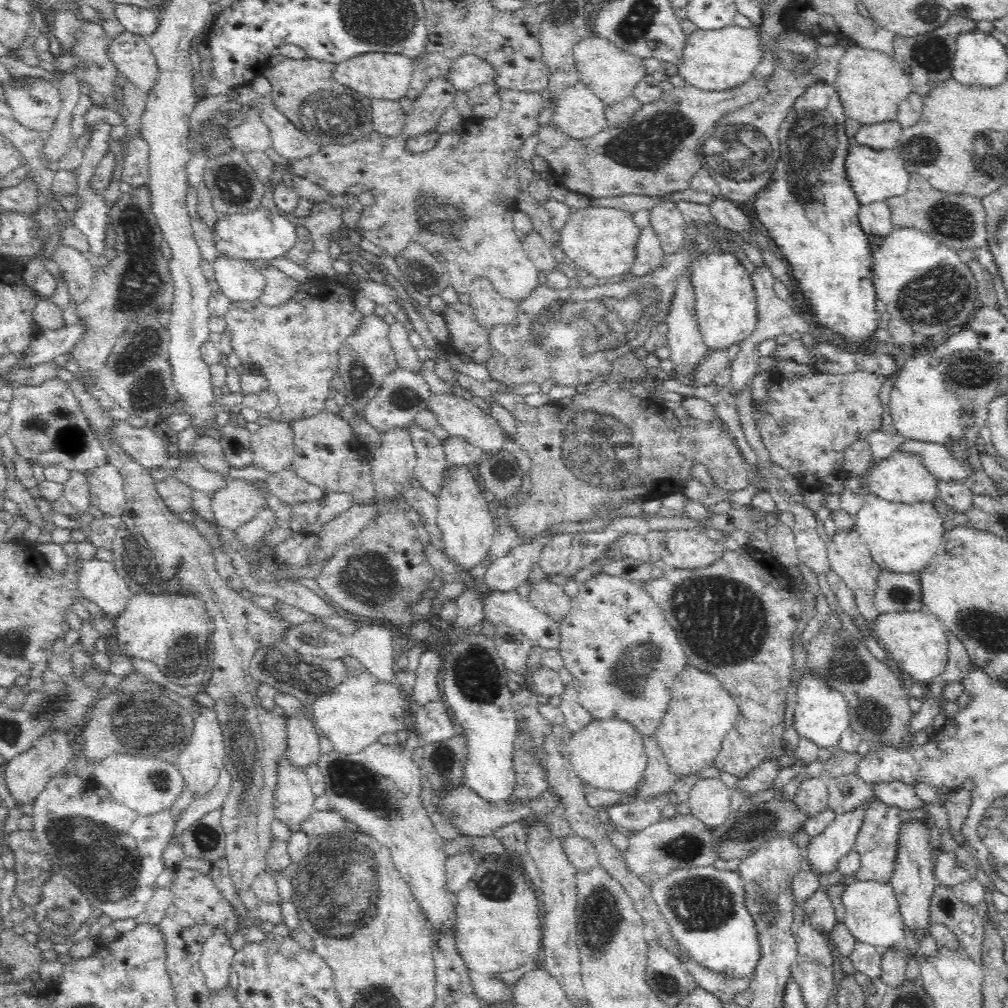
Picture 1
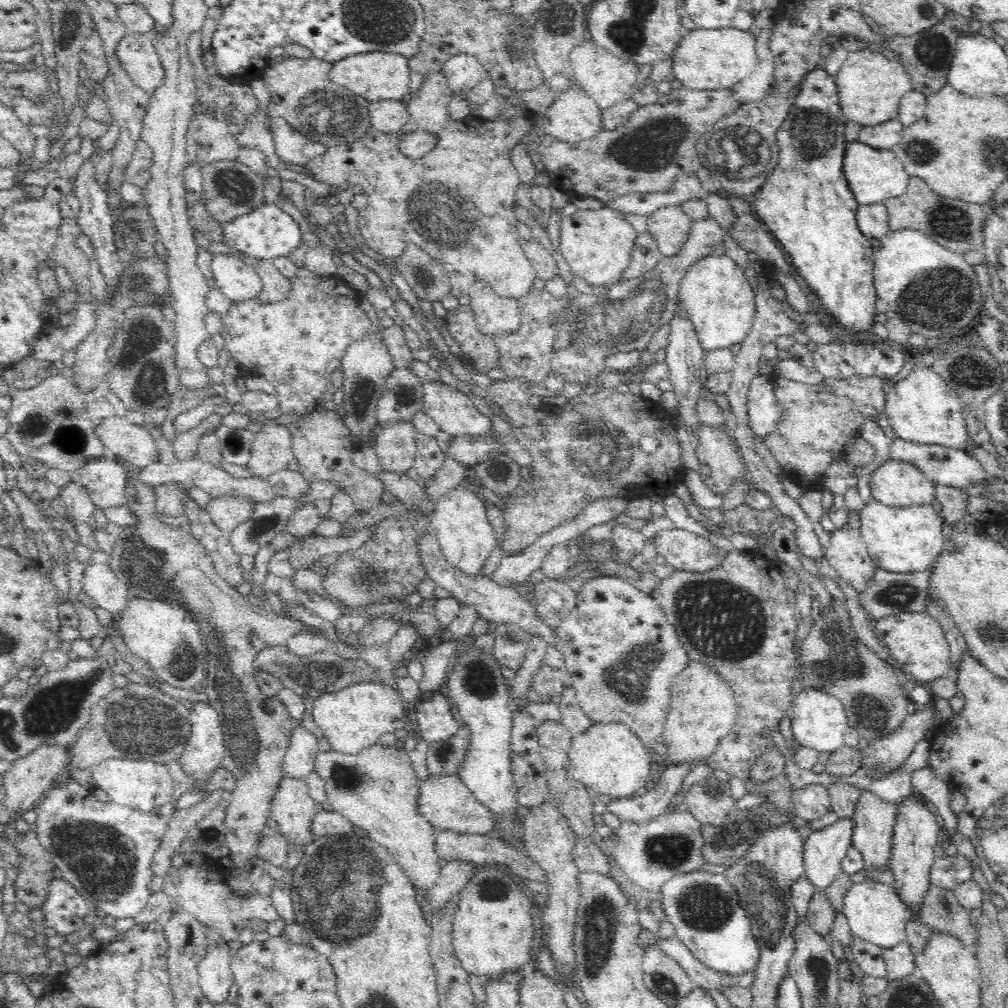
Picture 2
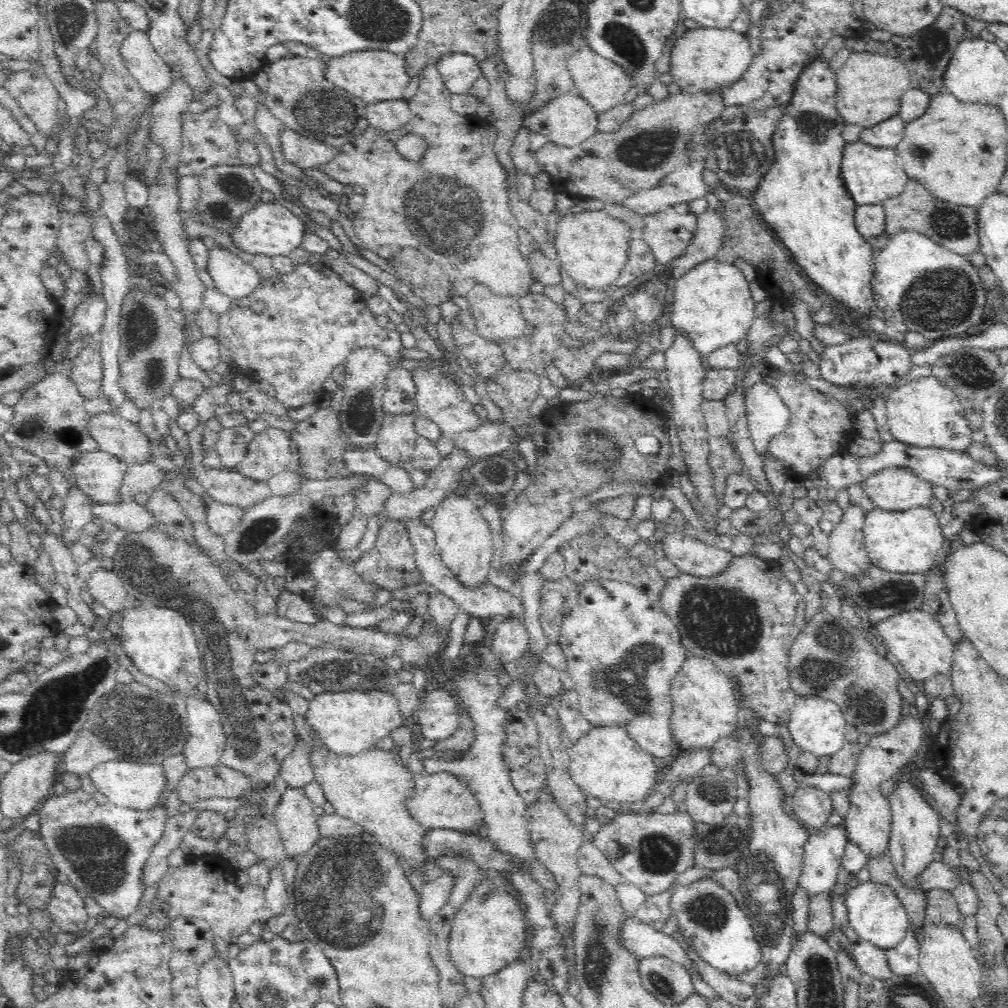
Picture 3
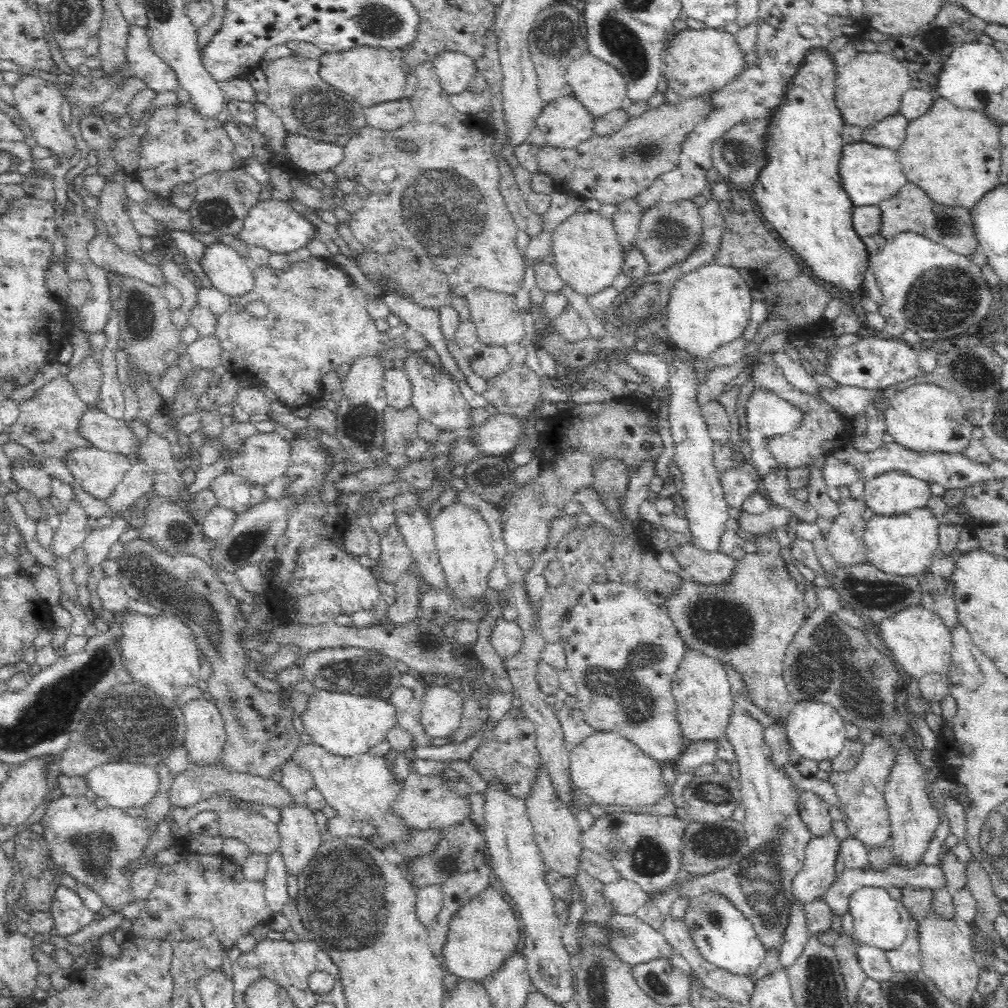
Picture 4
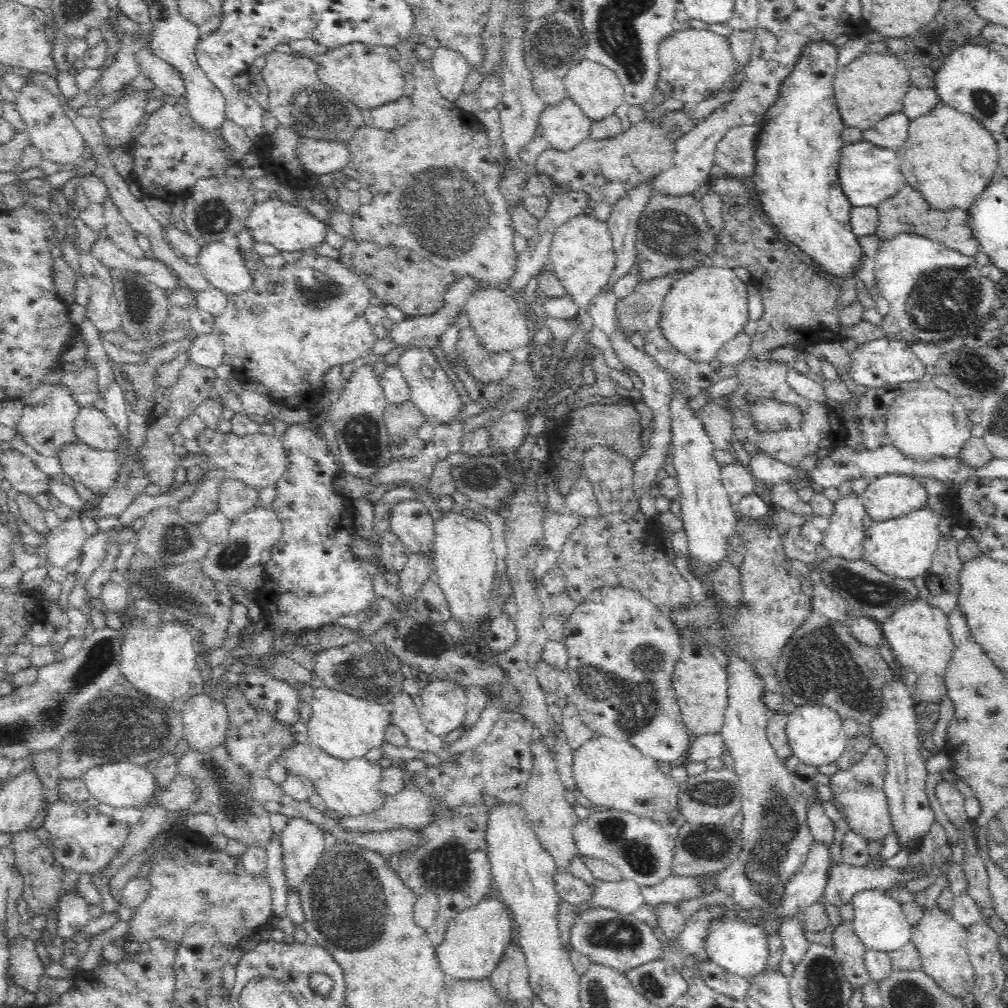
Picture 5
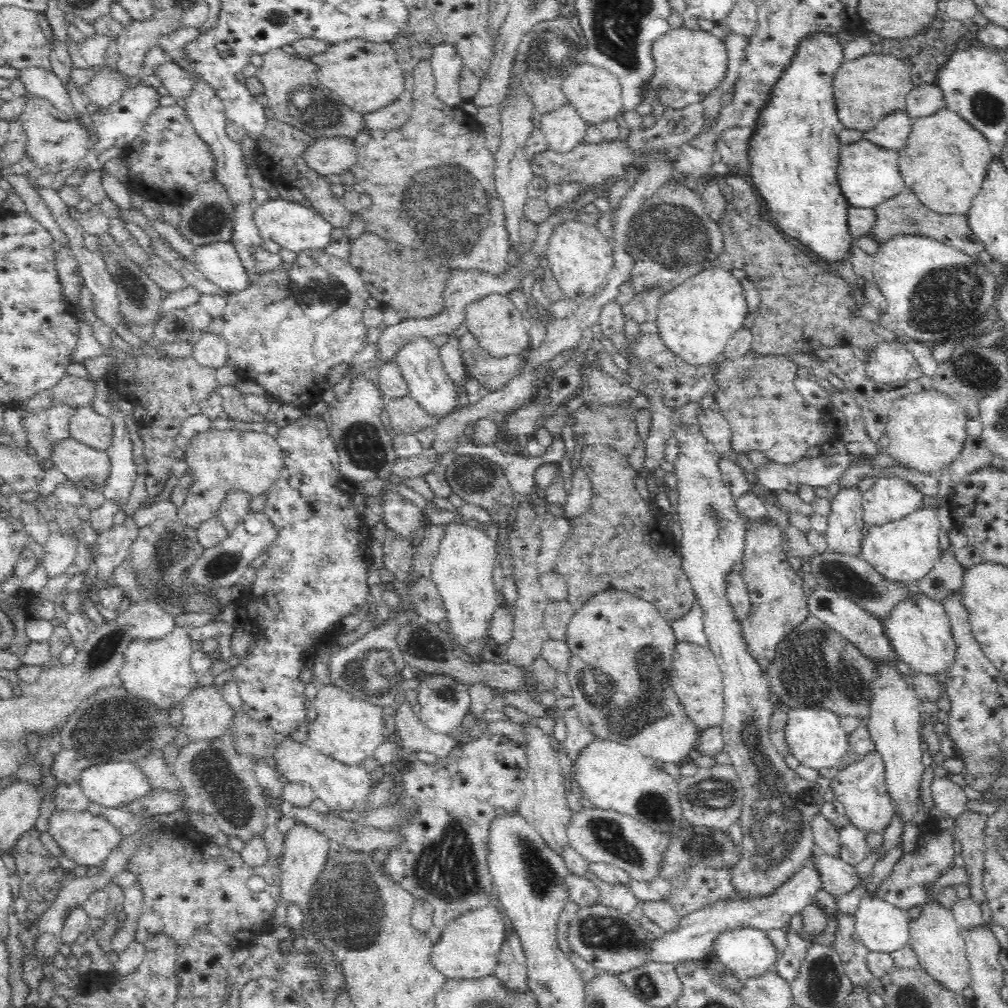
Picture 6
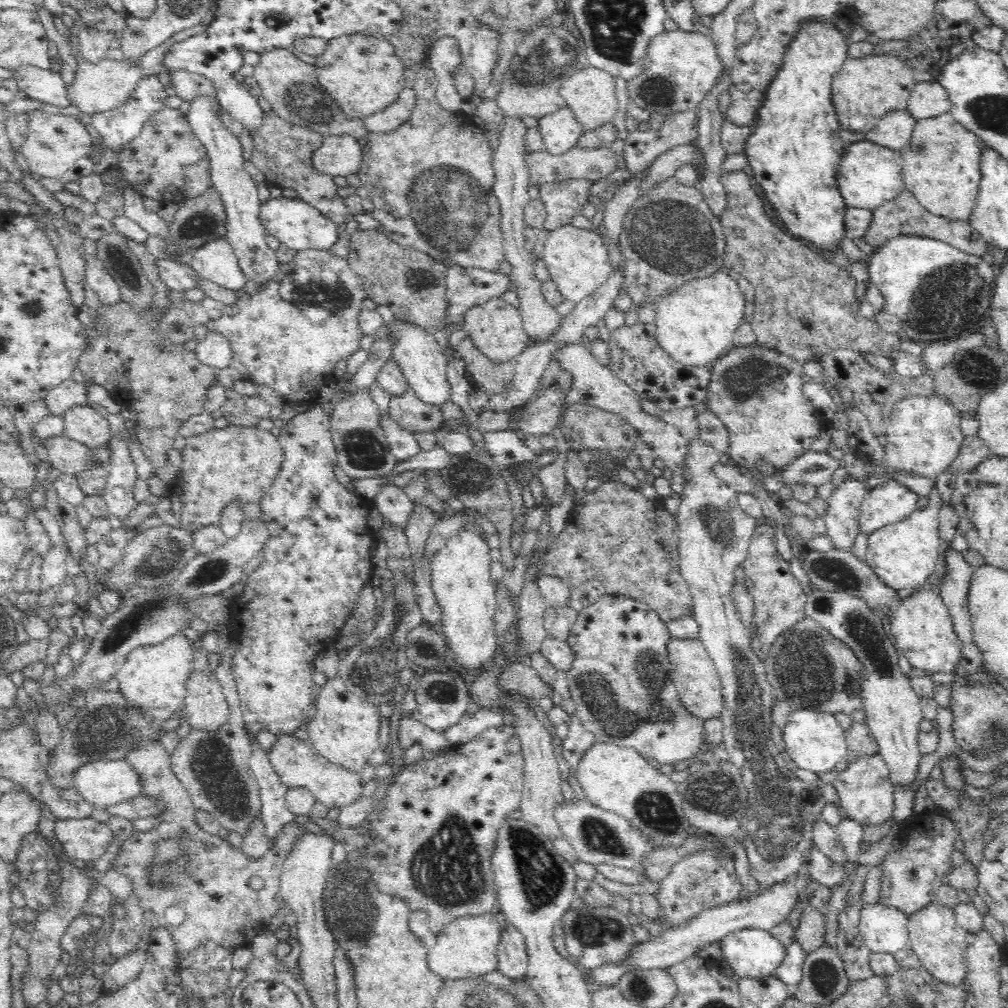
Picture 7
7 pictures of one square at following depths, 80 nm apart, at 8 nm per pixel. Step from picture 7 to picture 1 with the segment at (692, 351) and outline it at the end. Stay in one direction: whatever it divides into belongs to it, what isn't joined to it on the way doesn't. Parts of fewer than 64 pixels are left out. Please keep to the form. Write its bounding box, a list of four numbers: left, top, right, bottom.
[691,253,758,350]

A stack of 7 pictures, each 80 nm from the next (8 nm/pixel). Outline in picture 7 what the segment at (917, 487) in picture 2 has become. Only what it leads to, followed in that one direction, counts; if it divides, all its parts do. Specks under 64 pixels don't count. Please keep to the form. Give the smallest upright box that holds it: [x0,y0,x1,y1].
[858,481,919,535]

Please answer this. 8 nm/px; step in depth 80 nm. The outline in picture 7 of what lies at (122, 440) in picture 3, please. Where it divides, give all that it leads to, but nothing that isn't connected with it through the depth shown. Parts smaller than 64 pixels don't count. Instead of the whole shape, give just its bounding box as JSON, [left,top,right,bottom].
[64,405,112,448]

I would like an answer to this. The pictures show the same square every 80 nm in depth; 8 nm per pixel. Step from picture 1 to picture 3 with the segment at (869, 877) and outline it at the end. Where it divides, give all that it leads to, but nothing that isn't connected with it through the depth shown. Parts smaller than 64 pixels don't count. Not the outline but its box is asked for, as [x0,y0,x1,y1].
[827,711,929,860]

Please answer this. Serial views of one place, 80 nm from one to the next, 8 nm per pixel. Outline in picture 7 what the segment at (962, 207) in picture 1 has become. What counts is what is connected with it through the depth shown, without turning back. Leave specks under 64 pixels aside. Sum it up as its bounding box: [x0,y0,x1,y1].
[863,190,988,256]

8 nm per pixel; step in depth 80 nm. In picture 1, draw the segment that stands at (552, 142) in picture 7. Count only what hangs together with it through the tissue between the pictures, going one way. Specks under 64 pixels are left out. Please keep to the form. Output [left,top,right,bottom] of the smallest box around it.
[552,81,609,138]

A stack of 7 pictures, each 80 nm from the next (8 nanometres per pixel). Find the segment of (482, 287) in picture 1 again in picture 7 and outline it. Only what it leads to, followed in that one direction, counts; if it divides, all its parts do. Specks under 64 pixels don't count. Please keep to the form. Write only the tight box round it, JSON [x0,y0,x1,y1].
[463,297,530,362]

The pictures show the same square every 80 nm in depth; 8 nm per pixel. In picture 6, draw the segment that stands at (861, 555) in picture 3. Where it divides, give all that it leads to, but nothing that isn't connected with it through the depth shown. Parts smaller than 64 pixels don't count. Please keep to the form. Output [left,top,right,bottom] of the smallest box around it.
[824,487,864,556]

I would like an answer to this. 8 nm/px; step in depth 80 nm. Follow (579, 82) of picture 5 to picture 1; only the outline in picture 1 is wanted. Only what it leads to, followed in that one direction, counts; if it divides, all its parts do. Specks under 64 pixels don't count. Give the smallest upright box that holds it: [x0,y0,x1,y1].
[573,34,648,106]

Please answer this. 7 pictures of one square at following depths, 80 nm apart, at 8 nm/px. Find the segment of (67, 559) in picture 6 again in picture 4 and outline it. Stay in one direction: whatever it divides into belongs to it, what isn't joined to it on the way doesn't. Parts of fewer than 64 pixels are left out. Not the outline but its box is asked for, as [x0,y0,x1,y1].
[50,497,89,556]

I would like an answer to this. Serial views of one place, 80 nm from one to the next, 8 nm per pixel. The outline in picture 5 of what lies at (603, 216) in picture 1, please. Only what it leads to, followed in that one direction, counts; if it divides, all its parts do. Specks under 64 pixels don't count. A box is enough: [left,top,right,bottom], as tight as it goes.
[548,214,617,310]

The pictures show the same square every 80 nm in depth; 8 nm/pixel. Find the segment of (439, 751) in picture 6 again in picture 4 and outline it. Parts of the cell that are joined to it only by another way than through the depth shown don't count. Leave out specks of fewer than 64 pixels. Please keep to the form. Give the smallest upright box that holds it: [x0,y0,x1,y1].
[390,685,430,746]

